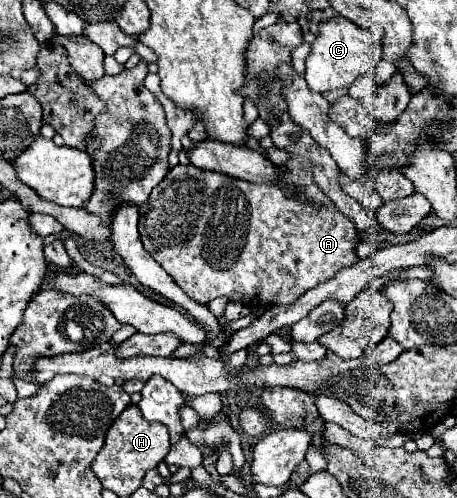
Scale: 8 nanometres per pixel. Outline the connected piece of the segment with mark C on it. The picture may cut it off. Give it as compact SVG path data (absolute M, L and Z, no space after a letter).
M334 17L320 23L320 35L312 43L312 53L306 59L304 79L312 91L326 93L342 87L350 87L358 77L370 75L376 63L382 59L382 39L378 33L368 31L346 17Z

